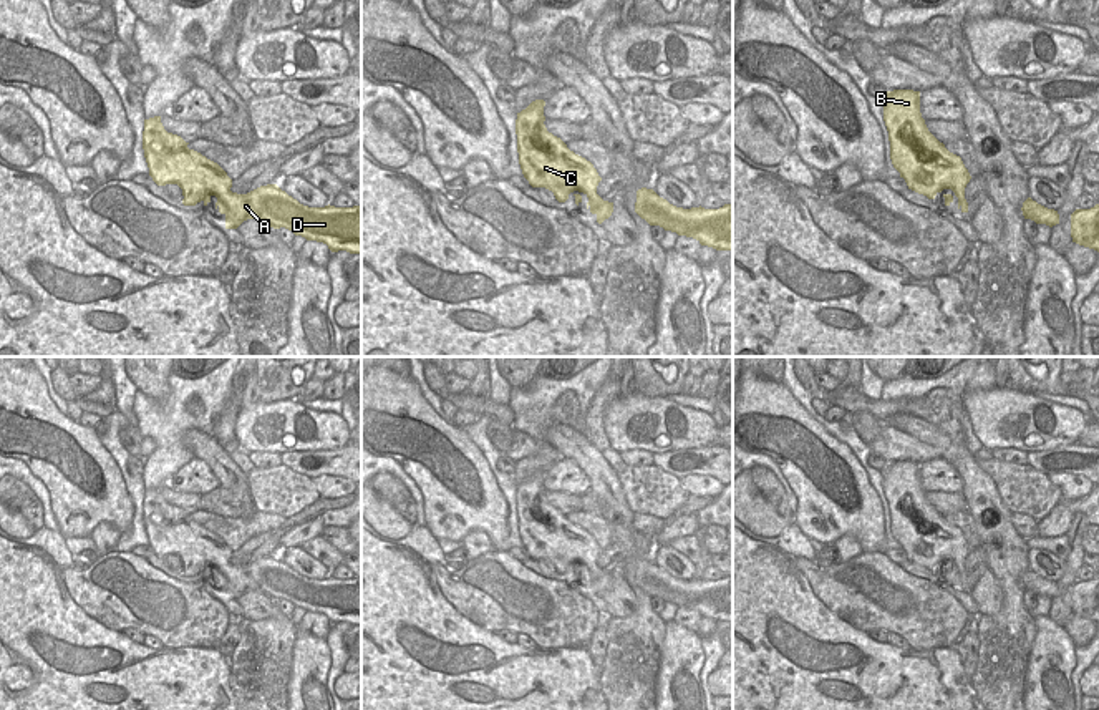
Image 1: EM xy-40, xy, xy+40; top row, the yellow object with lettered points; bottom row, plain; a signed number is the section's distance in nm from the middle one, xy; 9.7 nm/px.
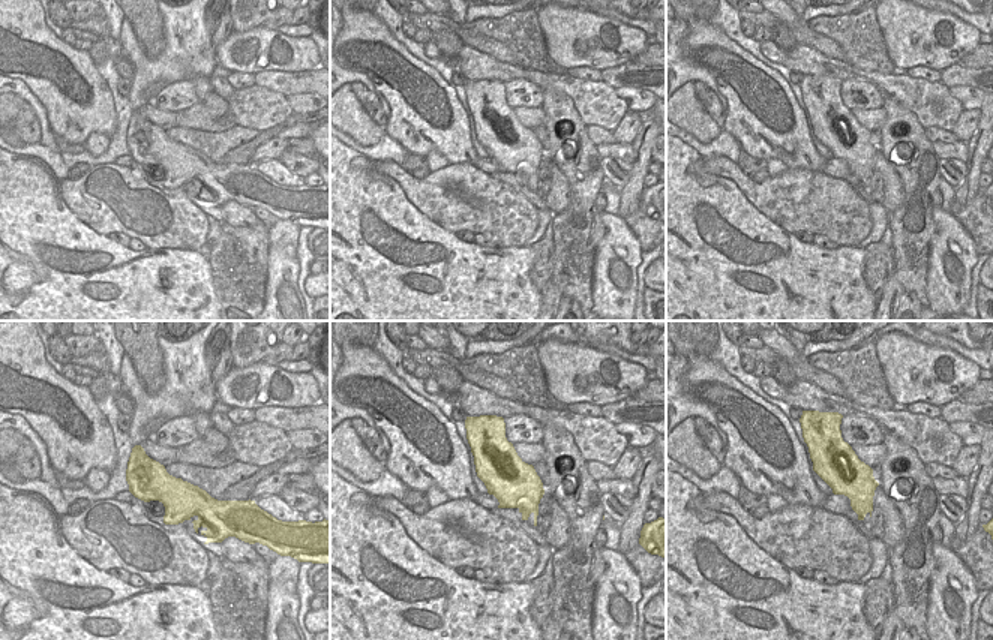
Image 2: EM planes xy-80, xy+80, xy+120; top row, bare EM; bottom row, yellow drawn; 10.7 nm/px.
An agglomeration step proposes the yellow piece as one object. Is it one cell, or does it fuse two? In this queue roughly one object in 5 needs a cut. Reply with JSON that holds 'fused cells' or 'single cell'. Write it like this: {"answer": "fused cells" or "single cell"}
{"answer": "single cell"}

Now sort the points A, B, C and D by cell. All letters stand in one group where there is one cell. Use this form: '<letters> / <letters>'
A B C D

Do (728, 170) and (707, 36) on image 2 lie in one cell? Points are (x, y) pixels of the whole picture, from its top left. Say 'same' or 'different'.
different

